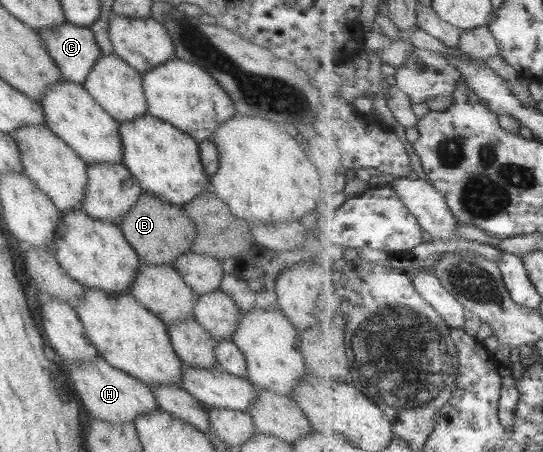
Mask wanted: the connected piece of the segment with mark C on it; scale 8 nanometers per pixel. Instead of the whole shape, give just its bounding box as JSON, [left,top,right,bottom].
[37,21,102,84]

